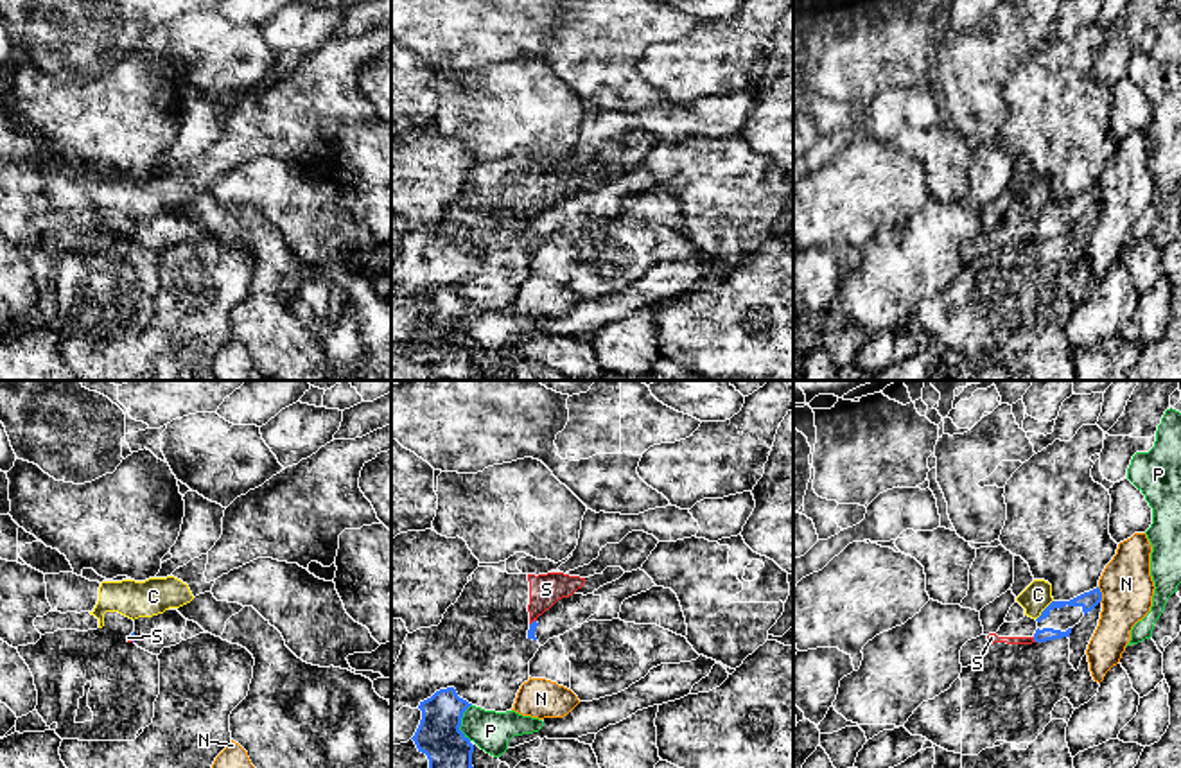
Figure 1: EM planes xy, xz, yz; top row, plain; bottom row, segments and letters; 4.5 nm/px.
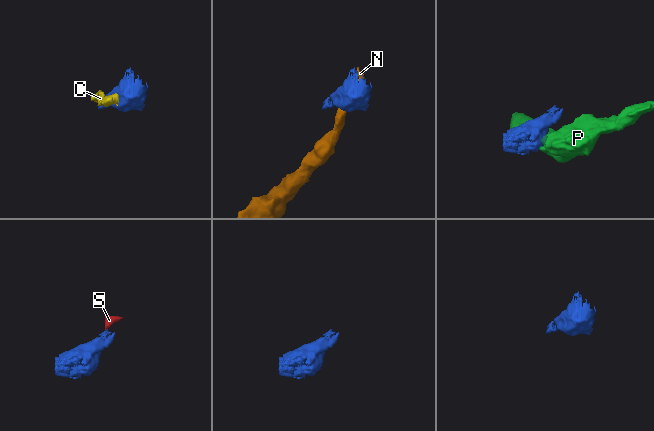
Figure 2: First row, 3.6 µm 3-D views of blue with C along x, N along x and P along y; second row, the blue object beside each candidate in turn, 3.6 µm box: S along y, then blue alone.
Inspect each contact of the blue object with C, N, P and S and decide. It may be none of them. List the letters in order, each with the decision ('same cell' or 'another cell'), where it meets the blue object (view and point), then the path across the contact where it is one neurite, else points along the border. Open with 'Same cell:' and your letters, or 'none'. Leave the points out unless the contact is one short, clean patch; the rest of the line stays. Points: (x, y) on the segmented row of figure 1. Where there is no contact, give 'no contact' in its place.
Same cell: none
C: another cell | yz (1043, 610)
N: another cell | yz (1101, 594)
P: another cell | xz (460, 722) | along xz (471, 704), (463, 713), (460, 727), (469, 740)
S: another cell | yz (1034, 639) | along yz (1032, 637), (1036, 641)

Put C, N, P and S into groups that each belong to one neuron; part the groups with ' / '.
C S / N / P

